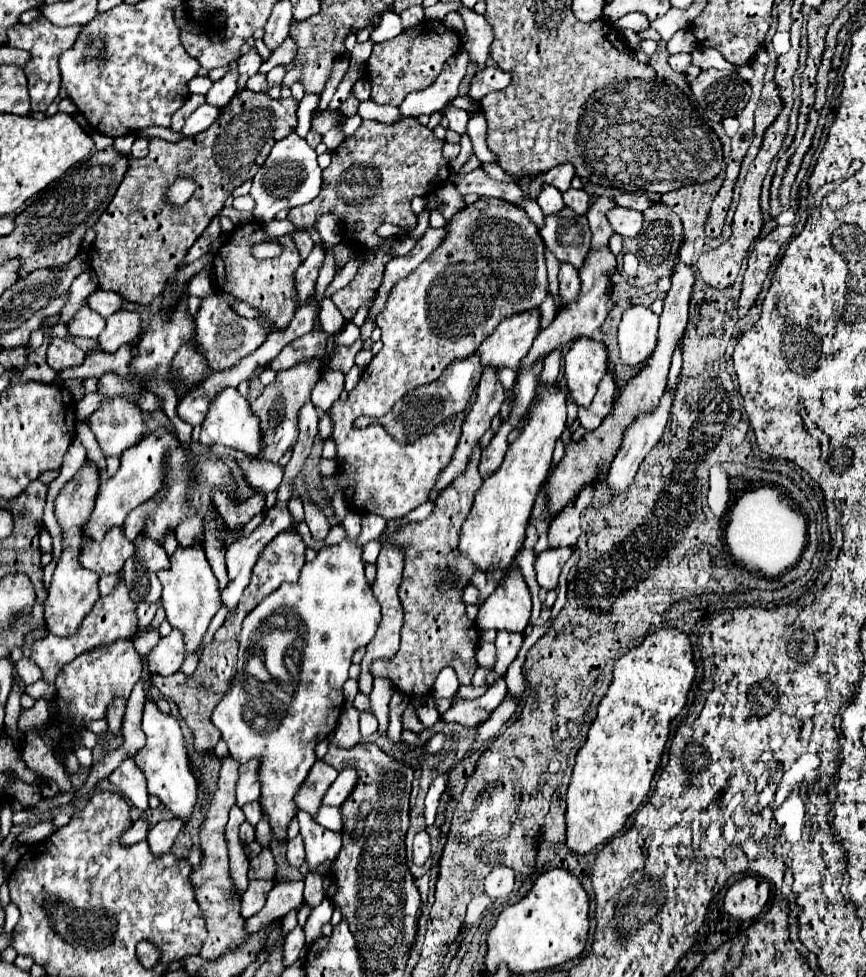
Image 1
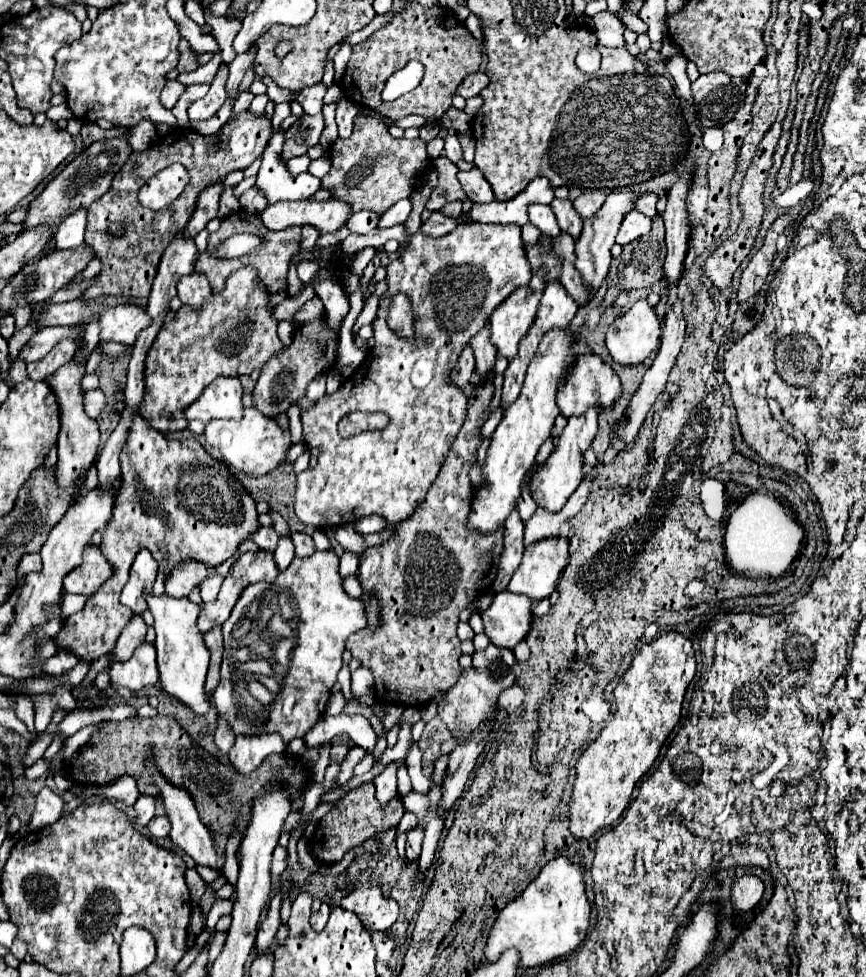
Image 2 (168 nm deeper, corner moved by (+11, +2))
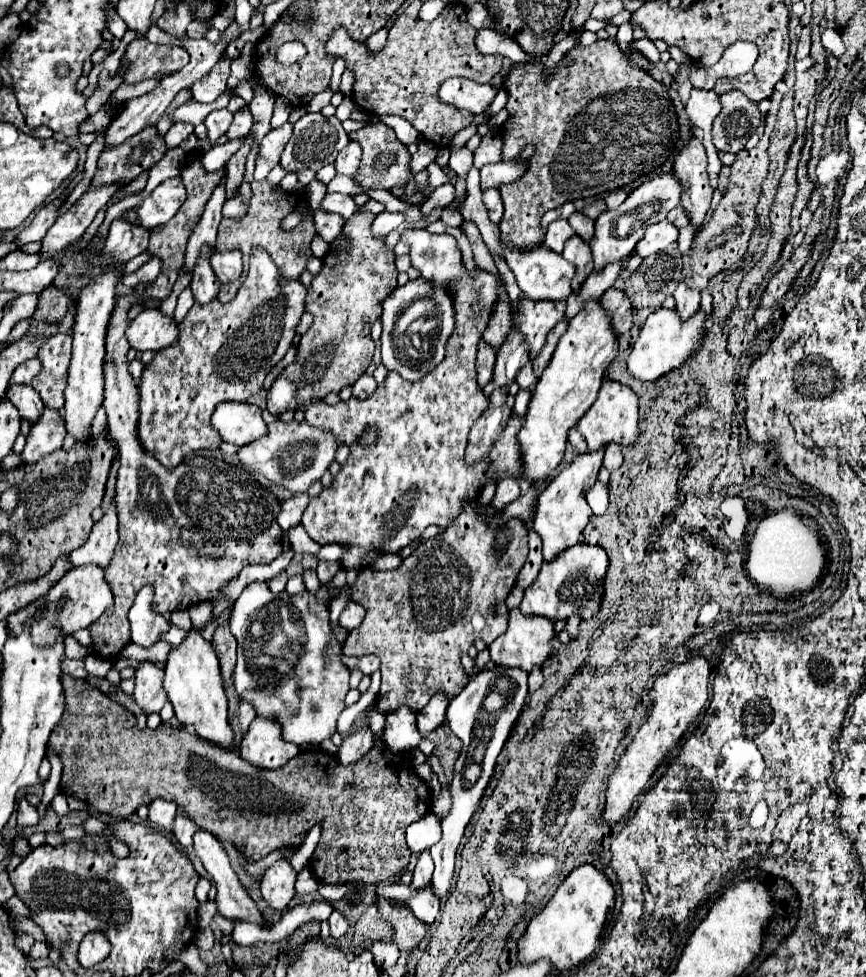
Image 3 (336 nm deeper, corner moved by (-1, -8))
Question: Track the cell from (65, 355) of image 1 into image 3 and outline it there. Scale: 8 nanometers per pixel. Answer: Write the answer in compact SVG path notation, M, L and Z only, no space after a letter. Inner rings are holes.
M56 334L38 350L38 360L42 362L42 370L34 376L32 388L42 396L48 408L60 410L64 406L64 388L66 374L70 366L72 354L72 336Z

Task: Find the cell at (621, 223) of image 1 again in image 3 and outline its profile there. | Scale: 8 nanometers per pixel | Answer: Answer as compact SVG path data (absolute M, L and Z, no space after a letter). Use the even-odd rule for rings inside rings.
M662 220L662 222L658 222L658 224L652 224L652 226L646 230L646 234L644 234L644 238L638 242L636 250L638 250L638 256L646 258L646 256L650 256L650 254L654 254L654 252L664 250L666 246L670 246L670 244L676 242L676 240L678 240L678 228L676 228L672 222Z

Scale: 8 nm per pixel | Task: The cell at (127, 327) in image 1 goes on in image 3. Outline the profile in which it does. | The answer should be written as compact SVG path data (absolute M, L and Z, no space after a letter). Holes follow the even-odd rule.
M158 308L142 310L126 330L130 346L138 352L162 350L178 342L178 324Z

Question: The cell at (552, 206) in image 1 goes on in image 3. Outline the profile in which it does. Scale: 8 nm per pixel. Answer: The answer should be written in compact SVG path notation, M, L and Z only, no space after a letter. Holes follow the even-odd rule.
M558 218L558 220L554 220L554 222L548 226L544 244L548 246L548 250L554 250L554 252L560 254L562 248L564 248L564 242L566 242L568 238L572 238L572 234L574 234L574 230L572 230L572 226L568 224L568 220Z

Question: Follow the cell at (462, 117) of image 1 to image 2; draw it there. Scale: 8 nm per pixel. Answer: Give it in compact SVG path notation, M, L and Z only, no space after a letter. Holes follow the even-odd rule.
M448 130L446 136L444 136L444 154L446 154L446 158L450 158L452 162L458 162L458 160L462 158L458 134L452 132L452 130Z

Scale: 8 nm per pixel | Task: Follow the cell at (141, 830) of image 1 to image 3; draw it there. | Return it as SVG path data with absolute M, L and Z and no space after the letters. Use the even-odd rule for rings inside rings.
M156 798L150 802L150 814L148 814L148 820L158 824L164 832L172 832L174 828L174 816L176 816L176 810L178 806L170 800L162 800L162 798Z

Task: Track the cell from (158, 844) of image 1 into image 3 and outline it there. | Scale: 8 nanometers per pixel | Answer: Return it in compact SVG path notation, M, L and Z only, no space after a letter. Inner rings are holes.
M178 814L176 820L174 820L174 838L176 842L182 846L182 848L190 848L192 846L192 836L196 834L196 824L184 816L184 814Z

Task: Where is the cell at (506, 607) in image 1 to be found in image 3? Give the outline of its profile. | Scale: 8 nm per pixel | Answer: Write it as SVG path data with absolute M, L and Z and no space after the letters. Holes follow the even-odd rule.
M518 608L510 610L510 622L506 634L496 638L488 650L490 650L490 660L496 666L506 666L506 668L520 668L526 672L532 672L532 668L540 668L550 656L552 656L552 638L554 638L554 622L548 618L540 616L524 616Z

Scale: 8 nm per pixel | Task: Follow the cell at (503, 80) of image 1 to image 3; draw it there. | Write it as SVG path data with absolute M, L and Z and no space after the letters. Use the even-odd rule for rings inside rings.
M450 78L442 82L438 90L438 100L454 106L458 110L468 110L472 114L484 112L496 96L496 90L490 84L478 84L466 78Z

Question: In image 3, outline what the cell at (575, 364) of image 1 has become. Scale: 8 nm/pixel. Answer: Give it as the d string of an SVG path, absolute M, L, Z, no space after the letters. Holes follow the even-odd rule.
M604 380L596 402L580 418L576 428L586 438L588 450L600 450L600 448L604 448L604 446L608 446L612 442L622 444L622 446L636 444L636 440L640 436L640 428L638 428L638 396L628 386L624 386L620 382Z

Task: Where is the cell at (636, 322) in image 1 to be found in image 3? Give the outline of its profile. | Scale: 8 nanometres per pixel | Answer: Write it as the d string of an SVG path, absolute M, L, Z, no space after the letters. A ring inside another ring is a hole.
M660 308L654 314L650 314L646 324L640 330L640 338L636 340L632 354L628 358L628 372L642 382L656 382L662 376L666 376L668 372L680 368L682 364L692 360L696 356L696 352L702 348L702 340L706 336L706 328L704 328L706 316L708 314L702 308L698 310L698 314L694 314L694 318L688 318L686 322L682 322L678 318L676 310Z

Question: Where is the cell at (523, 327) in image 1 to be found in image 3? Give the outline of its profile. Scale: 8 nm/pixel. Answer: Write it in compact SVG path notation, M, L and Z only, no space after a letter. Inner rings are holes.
M520 298L518 308L514 312L514 326L526 336L530 344L530 360L538 356L542 346L546 344L548 332L564 318L566 300L550 302L550 300L530 300Z

